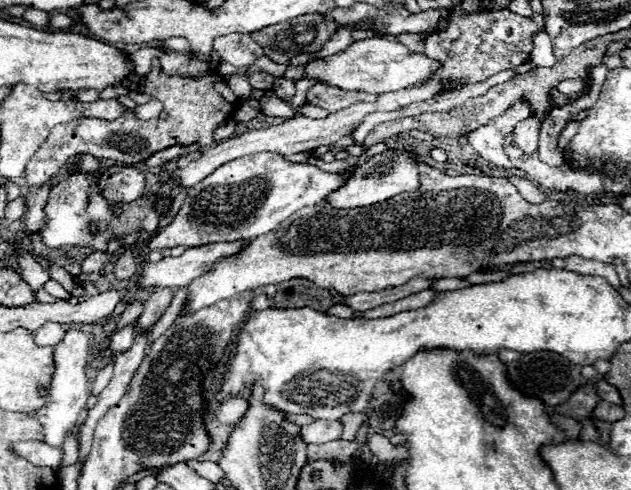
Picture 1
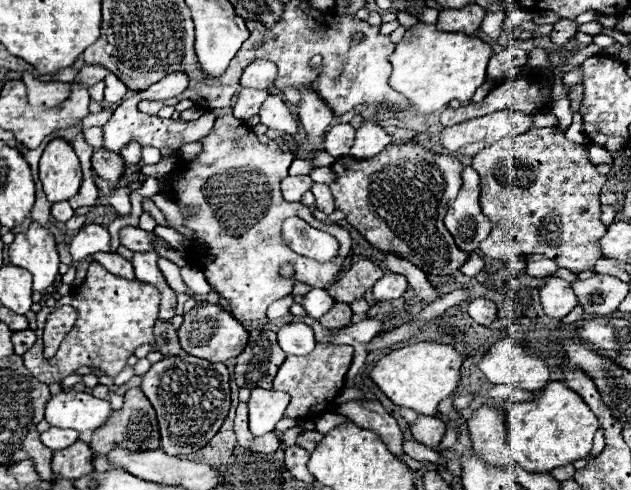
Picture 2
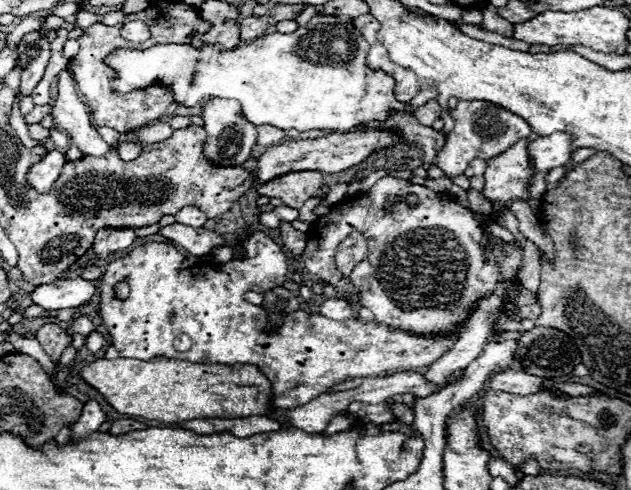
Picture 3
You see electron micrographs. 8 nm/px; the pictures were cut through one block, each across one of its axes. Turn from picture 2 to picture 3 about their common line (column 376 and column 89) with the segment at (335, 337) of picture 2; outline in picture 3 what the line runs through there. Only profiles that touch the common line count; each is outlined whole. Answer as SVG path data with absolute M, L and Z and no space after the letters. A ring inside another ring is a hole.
M78 316L70 322L70 332L78 332L82 336L88 336L90 332L94 332L94 324L86 316Z

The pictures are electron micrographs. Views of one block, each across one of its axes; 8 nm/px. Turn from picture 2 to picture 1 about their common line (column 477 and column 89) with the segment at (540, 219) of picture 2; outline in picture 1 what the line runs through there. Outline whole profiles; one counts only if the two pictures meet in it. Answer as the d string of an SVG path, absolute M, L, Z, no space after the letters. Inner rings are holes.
M84 154L84 156L82 156L82 160L78 162L76 170L82 170L82 172L94 172L94 174L100 174L100 168L98 168L98 162L96 162L96 158L94 158L94 156L90 156L90 154Z

